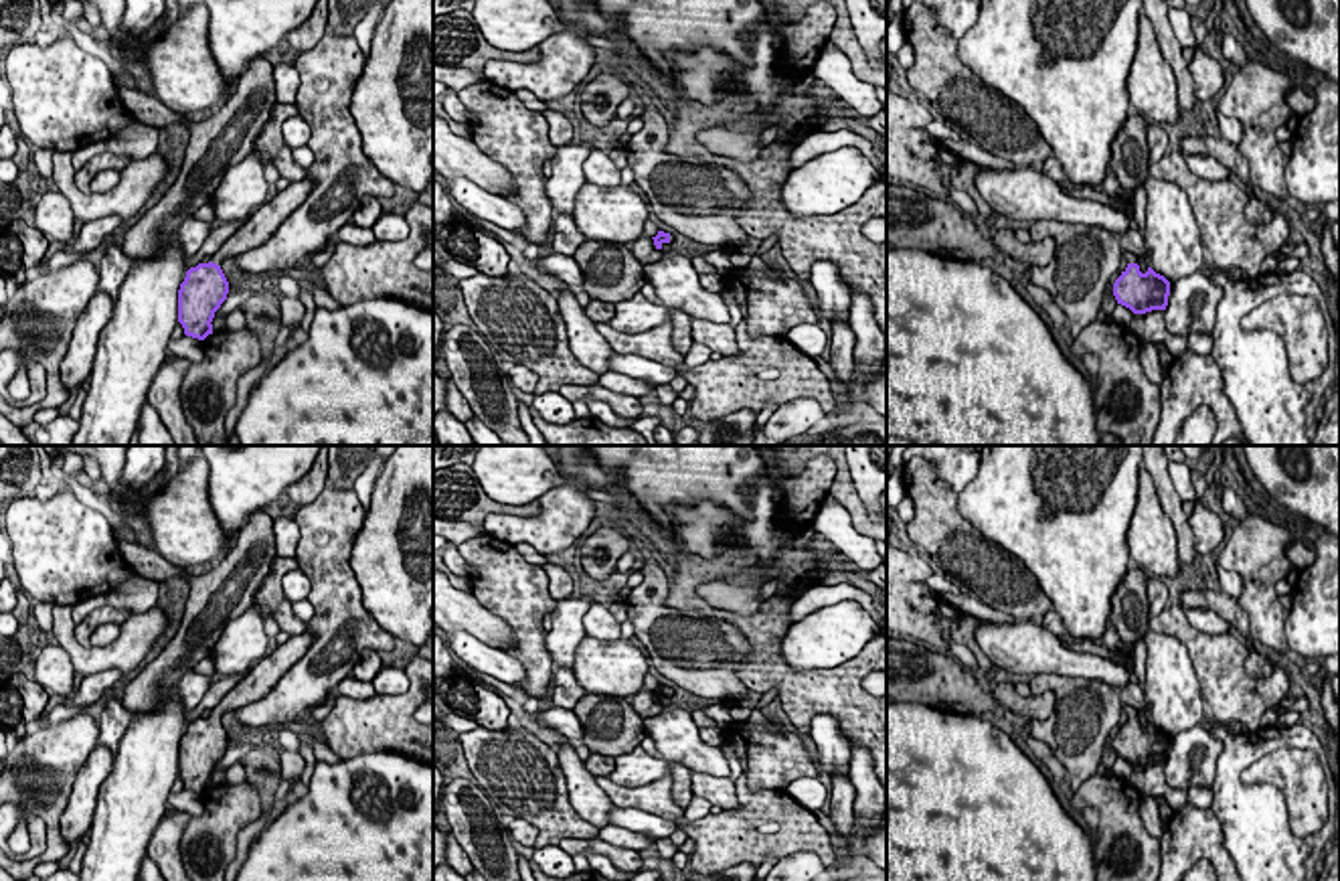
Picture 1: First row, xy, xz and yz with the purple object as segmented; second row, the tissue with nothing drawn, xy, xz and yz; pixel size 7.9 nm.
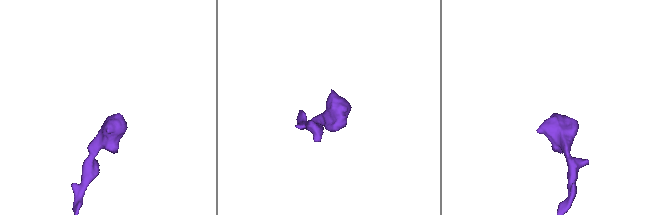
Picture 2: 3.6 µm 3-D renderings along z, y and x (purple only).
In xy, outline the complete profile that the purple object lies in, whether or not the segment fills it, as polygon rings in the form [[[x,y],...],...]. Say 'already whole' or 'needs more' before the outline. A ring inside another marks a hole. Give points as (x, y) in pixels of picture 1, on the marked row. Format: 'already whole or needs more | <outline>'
needs more | [[[302,178],[279,190],[275,198],[255,209],[255,213],[227,239],[208,263],[198,263],[186,271],[178,290],[178,322],[186,336],[204,340],[213,334],[211,322],[229,294],[229,282],[221,263],[263,245],[306,201],[312,186],[314,182],[310,178]]]

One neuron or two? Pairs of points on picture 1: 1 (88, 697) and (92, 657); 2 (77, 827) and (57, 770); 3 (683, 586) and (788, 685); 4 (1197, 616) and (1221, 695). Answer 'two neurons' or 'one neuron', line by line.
1: two neurons
2: two neurons
3: one neuron
4: two neurons

